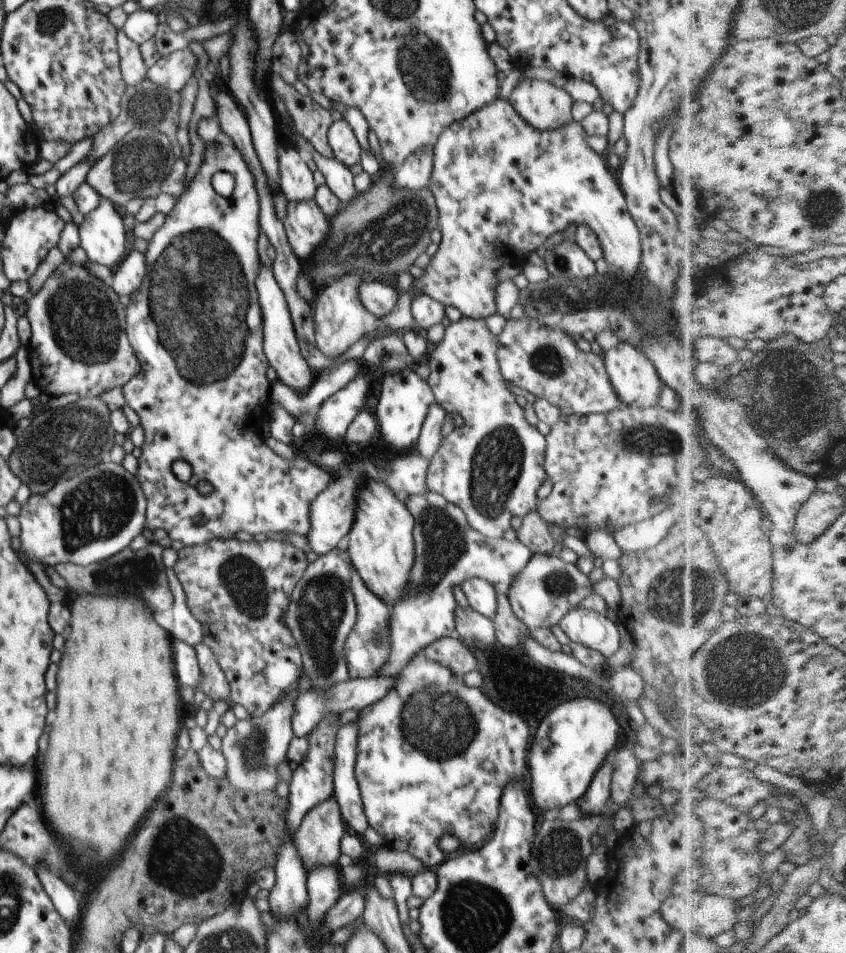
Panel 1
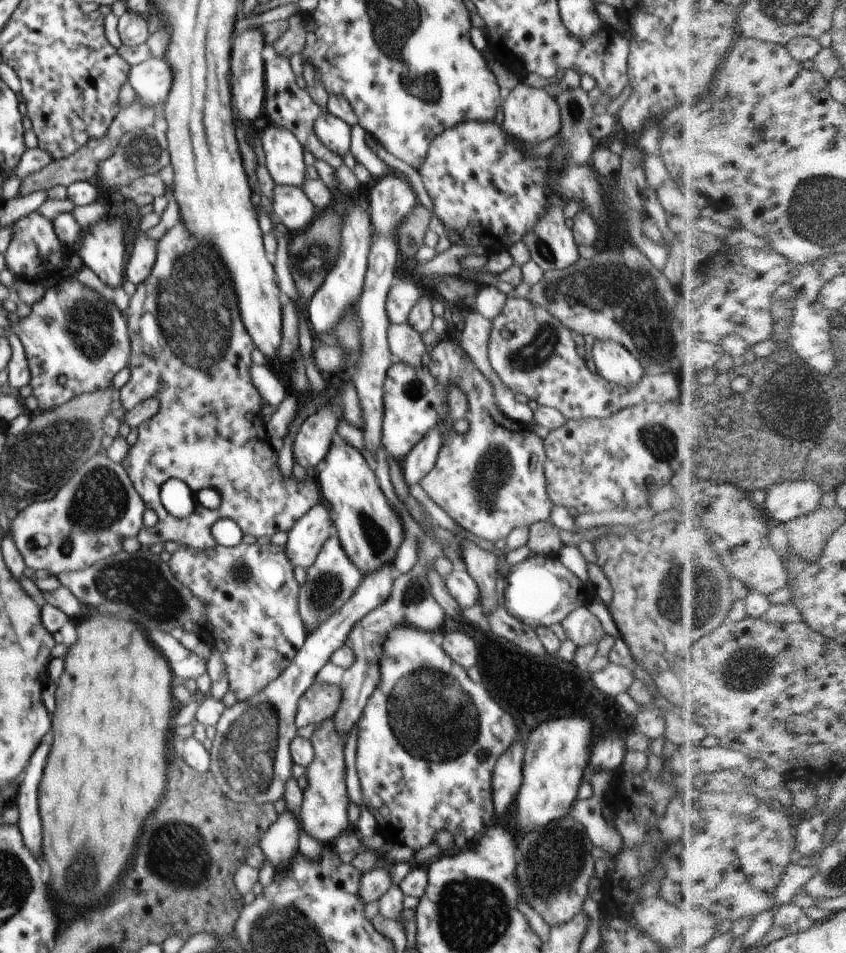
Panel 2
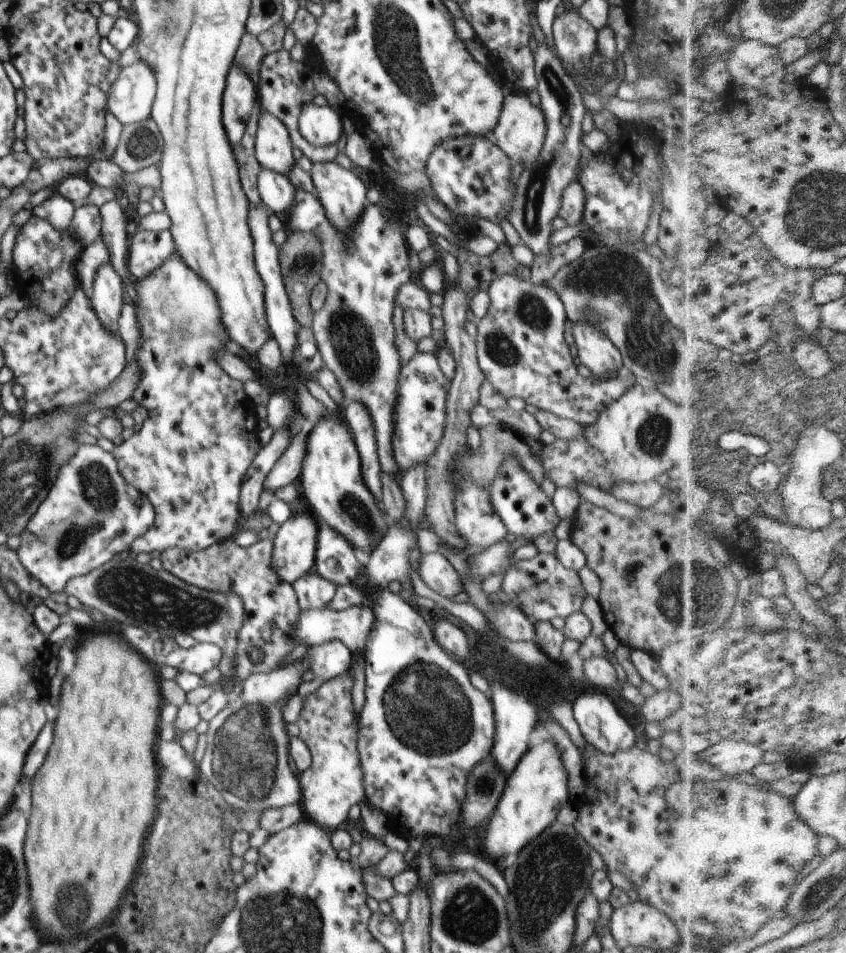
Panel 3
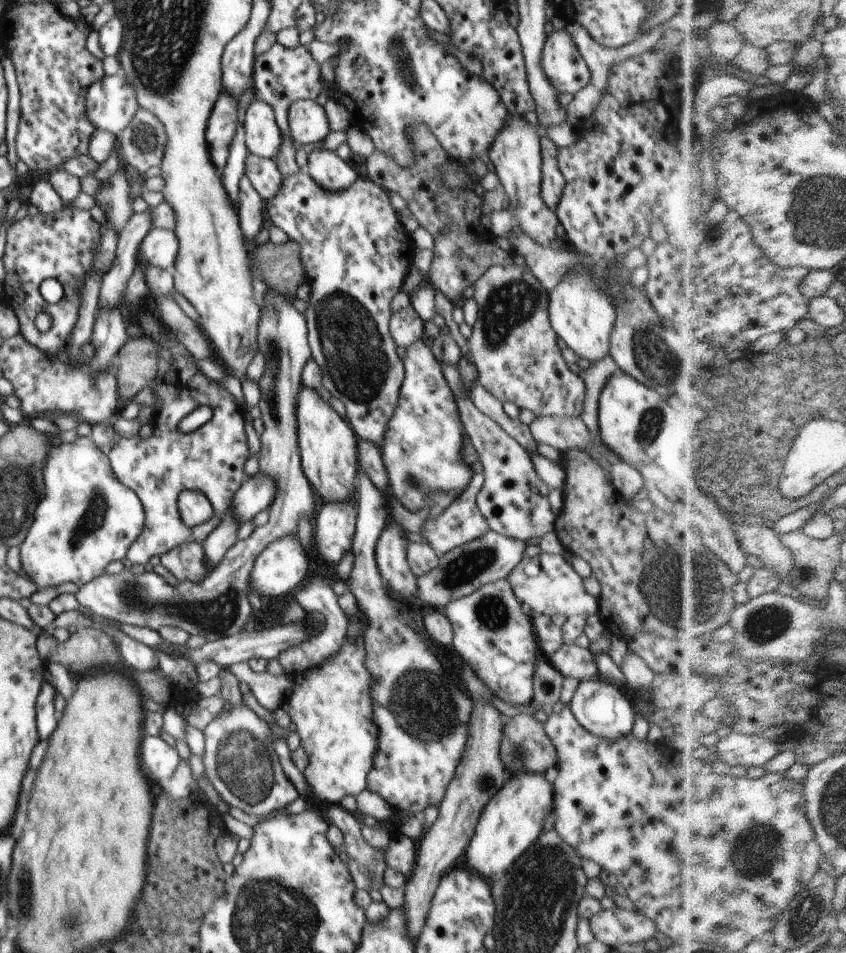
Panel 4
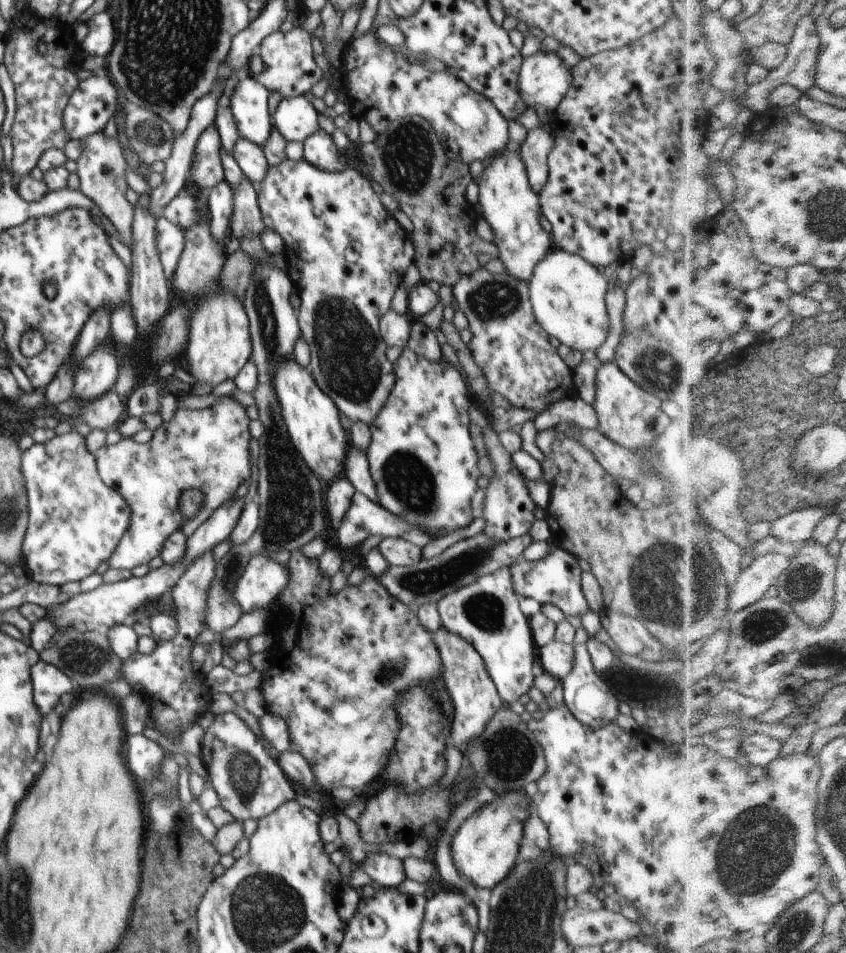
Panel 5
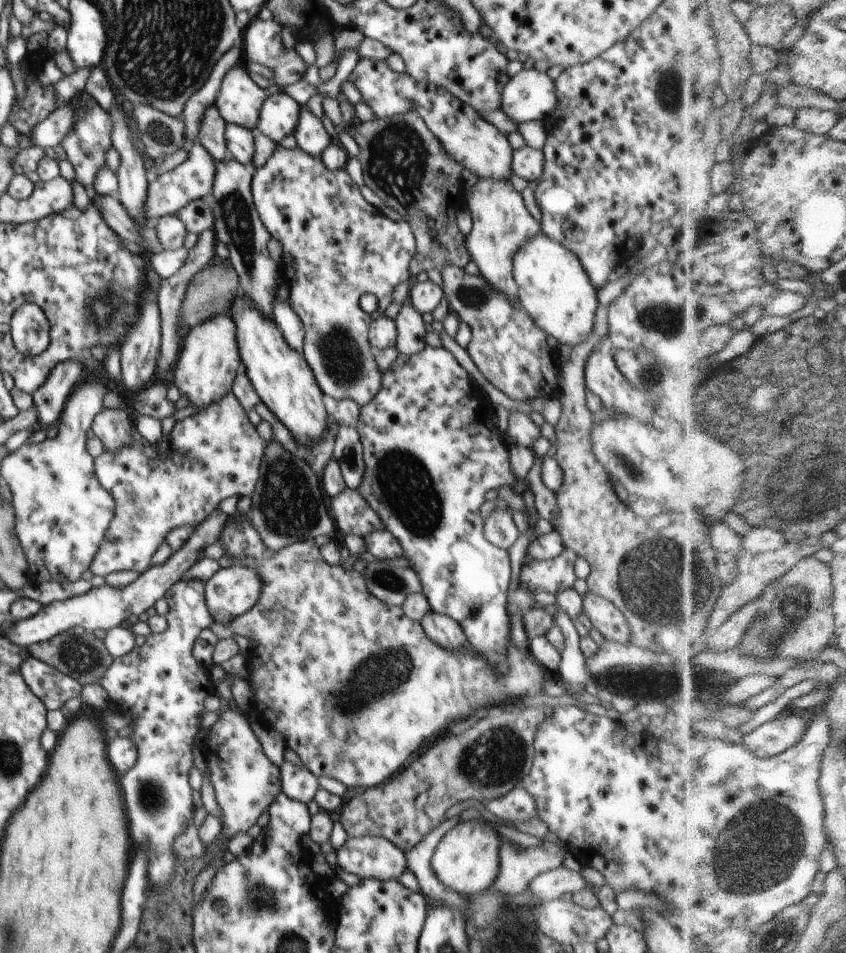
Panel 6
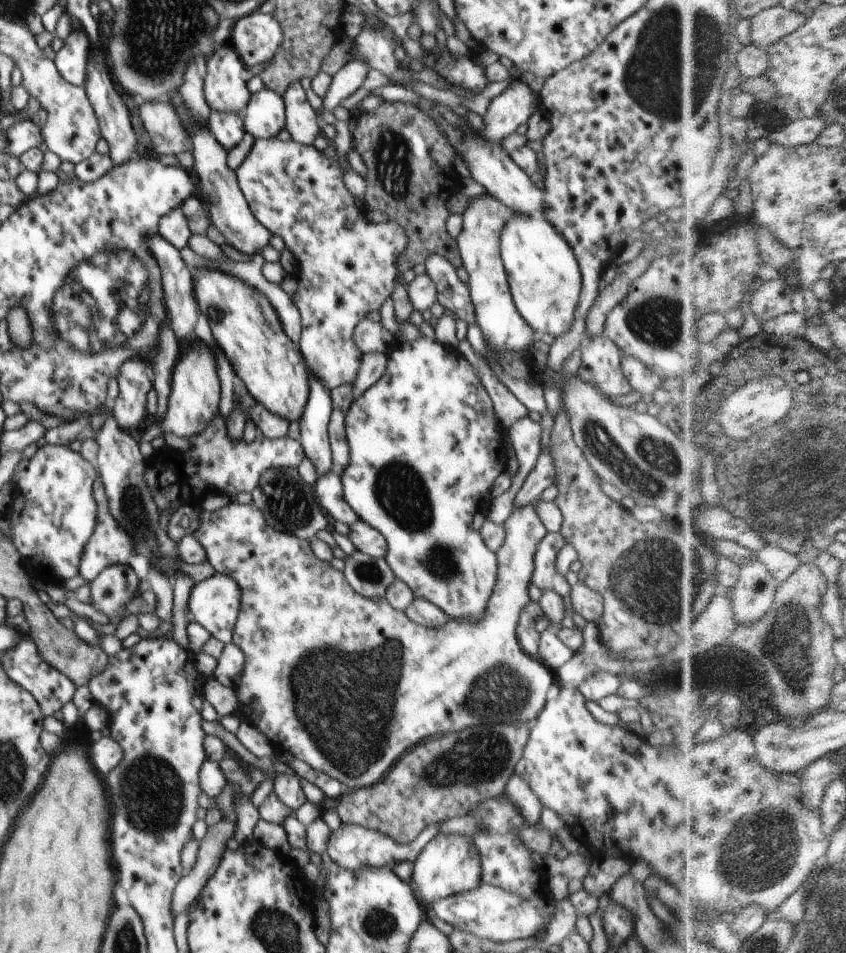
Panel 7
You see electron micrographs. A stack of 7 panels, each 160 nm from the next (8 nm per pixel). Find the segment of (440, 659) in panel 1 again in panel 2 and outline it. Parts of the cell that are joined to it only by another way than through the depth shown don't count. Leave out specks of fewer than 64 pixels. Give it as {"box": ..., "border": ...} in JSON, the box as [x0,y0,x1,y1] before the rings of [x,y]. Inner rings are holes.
{"box":[439,629,476,670],"border":[[[447,629],[439,637],[439,642],[444,652],[446,652],[456,664],[460,664],[468,670],[476,662],[476,644],[470,636],[458,631],[448,631]]]}

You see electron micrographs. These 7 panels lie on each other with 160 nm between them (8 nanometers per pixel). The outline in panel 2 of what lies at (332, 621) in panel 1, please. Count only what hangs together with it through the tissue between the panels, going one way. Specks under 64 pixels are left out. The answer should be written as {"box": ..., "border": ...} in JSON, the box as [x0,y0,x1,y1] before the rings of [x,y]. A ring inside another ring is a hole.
{"box":[298,526,364,633],"border":[[[330,526],[328,540],[324,542],[316,561],[308,568],[307,573],[306,582],[300,586],[298,607],[304,629],[312,633],[324,620],[330,618],[330,614],[340,610],[352,598],[364,575],[346,556],[333,526]]]}

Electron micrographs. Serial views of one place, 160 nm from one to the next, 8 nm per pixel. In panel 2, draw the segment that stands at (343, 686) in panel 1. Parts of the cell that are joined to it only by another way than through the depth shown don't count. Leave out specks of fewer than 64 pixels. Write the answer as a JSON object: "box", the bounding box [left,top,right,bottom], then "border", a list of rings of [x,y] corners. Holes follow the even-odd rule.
{"box":[295,683,342,729],"border":[[[315,683],[298,700],[295,726],[297,729],[310,724],[321,724],[336,715],[342,702],[342,688]]]}

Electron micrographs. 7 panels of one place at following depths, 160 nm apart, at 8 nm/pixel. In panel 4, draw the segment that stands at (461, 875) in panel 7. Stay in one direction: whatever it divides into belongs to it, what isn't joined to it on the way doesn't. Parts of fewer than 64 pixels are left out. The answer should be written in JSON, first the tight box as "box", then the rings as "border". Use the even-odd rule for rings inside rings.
{"box":[464,770,552,878],"border":[[[522,770],[518,776],[508,780],[496,792],[496,795],[484,806],[480,818],[474,828],[474,835],[466,848],[464,862],[472,866],[472,870],[484,878],[508,870],[514,862],[542,833],[544,818],[552,813],[552,781],[550,773],[534,774]]]}

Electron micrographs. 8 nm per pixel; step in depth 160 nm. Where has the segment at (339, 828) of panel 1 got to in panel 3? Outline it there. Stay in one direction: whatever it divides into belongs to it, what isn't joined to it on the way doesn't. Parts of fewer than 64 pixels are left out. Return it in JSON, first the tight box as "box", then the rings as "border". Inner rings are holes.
{"box":[297,672,366,830],"border":[[[346,672],[329,679],[314,694],[305,696],[297,724],[299,737],[311,752],[310,766],[300,776],[300,805],[306,819],[329,830],[338,829],[349,819],[349,810],[366,800],[363,789],[363,772],[357,747],[358,719],[354,718],[354,706],[350,689],[352,673]]]}

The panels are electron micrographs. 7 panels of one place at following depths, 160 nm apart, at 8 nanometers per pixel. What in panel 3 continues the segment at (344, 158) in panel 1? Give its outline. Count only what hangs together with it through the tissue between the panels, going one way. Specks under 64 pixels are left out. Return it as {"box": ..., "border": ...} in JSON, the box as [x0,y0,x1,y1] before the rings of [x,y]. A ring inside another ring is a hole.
{"box":[298,103,343,147],"border":[[[306,103],[301,110],[298,121],[301,136],[313,146],[326,147],[336,145],[343,133],[343,121],[330,105],[316,106],[314,103]]]}

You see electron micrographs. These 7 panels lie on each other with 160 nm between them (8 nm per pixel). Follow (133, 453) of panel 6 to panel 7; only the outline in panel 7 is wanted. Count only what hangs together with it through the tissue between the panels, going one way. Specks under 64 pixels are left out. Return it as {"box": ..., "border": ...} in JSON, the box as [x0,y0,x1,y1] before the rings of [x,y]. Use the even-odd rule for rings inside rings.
{"box":[79,414,304,582],"border":[[[217,414],[207,427],[188,438],[191,448],[185,451],[156,450],[153,457],[146,461],[145,480],[160,512],[177,511],[181,506],[198,503],[199,498],[215,492],[231,498],[239,492],[252,492],[258,486],[262,473],[269,468],[294,468],[304,460],[302,444],[289,435],[269,439],[262,432],[253,442],[233,439],[227,431],[227,418]],[[99,476],[95,480],[93,493],[98,505],[96,528],[84,547],[81,556],[81,564],[79,565],[79,574],[82,575],[82,578],[84,578],[86,582],[93,581],[110,565],[128,564],[128,558],[130,558],[132,554],[135,554],[135,542],[133,541],[133,538],[130,536],[130,533],[126,532],[125,528],[122,528],[118,524],[118,521],[110,512],[109,500],[105,493],[103,480]]]}

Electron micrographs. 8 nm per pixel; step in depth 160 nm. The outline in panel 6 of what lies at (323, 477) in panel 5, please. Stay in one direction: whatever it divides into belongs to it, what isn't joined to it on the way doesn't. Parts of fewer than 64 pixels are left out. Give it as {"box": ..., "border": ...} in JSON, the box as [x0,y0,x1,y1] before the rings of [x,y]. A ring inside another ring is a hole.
{"box":[227,294,330,446],"border":[[[242,294],[232,302],[227,312],[230,314],[230,320],[236,324],[240,364],[261,402],[290,430],[297,444],[307,446],[308,442],[316,438],[324,438],[329,430],[330,416],[322,400],[322,390],[318,387],[303,352],[292,350],[284,341],[276,324],[264,318]],[[237,300],[241,303],[239,313],[235,312]]]}

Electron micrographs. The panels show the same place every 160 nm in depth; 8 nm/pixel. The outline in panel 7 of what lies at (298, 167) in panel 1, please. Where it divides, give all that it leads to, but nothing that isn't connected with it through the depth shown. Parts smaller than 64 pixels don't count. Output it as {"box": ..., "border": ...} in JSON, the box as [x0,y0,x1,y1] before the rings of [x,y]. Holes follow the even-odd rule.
{"box":[203,44,251,114],"border":[[[229,44],[218,46],[218,48],[206,58],[207,74],[203,79],[203,89],[206,102],[212,111],[242,114],[251,99],[250,90],[248,90],[246,81],[242,78],[242,72],[244,72],[245,67],[237,52]]]}

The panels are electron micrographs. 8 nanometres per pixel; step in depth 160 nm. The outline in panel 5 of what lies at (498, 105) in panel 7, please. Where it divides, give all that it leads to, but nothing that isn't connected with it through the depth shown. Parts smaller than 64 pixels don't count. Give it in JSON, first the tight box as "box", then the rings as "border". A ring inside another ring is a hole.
{"box":[518,51,572,110],"border":[[[538,51],[523,58],[518,72],[518,92],[526,108],[555,110],[572,84],[572,65],[566,66],[557,52]]]}

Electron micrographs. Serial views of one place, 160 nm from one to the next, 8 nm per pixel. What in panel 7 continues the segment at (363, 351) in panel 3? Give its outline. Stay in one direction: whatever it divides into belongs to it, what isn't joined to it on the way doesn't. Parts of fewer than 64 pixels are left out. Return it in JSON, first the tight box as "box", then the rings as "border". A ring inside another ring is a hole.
{"box":[235,136,409,391],"border":[[[277,136],[269,139],[256,139],[253,144],[253,149],[248,153],[248,156],[244,159],[244,162],[235,170],[240,190],[244,193],[246,200],[248,201],[252,214],[256,217],[256,220],[263,224],[273,235],[280,236],[284,241],[285,248],[288,249],[296,262],[296,273],[298,286],[296,291],[291,295],[291,299],[298,307],[301,314],[301,339],[298,342],[298,348],[304,357],[307,368],[313,373],[313,376],[329,390],[333,391],[334,388],[341,387],[342,385],[353,386],[353,382],[357,379],[357,374],[361,365],[361,358],[363,352],[358,348],[356,341],[353,340],[354,329],[357,324],[364,318],[369,312],[378,310],[384,304],[384,301],[391,296],[393,290],[398,281],[401,279],[400,268],[397,263],[401,258],[401,255],[405,251],[405,248],[409,246],[409,236],[406,231],[395,221],[394,218],[390,218],[385,223],[372,223],[366,219],[366,208],[355,206],[354,194],[350,192],[343,181],[343,170],[338,161],[333,160],[326,156],[324,152],[317,150],[312,145],[303,145],[292,140],[283,141]]]}

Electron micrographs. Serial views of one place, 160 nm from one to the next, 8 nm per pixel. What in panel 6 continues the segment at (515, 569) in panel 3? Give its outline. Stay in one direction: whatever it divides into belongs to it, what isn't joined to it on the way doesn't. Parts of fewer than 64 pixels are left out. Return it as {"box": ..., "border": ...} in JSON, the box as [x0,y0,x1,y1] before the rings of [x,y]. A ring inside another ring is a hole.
{"box":[520,547,577,594],"border":[[[567,547],[556,556],[548,561],[533,560],[526,564],[520,572],[520,585],[526,590],[543,590],[548,594],[559,594],[573,588],[576,580],[574,564],[577,555]]]}

